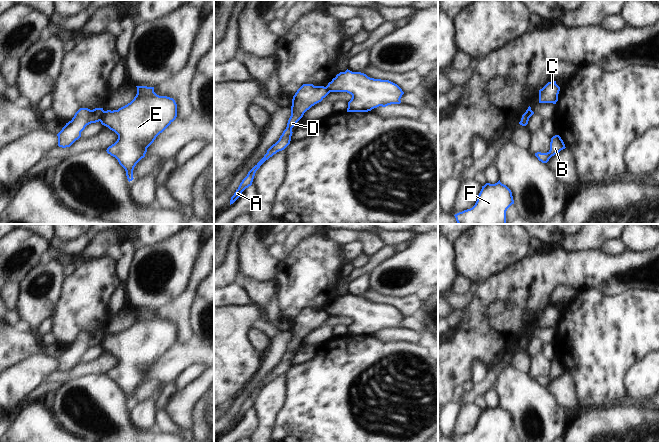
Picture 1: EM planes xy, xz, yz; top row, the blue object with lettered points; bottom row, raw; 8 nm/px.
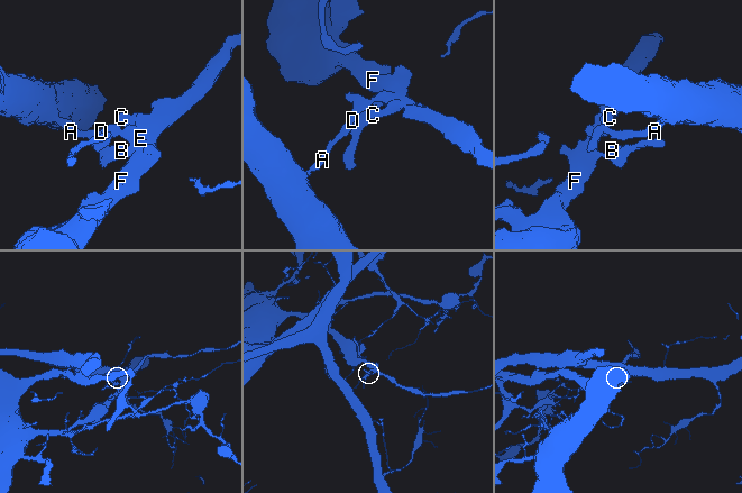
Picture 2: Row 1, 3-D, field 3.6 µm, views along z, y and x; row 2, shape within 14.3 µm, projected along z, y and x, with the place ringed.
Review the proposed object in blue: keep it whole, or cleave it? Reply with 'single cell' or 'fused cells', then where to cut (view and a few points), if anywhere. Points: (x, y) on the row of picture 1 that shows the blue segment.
fused cells | xy (104, 111), (99, 120)

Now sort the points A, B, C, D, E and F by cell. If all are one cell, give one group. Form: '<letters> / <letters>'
A D / B C E F

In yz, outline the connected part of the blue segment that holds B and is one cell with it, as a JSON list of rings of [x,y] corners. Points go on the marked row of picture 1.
[[[555,135],[551,138],[550,150],[547,153],[537,152],[535,156],[542,163],[547,163],[549,159],[561,150],[565,149],[565,144],[559,135]]]

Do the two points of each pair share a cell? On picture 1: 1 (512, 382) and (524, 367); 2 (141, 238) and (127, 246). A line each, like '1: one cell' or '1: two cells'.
1: two cells
2: two cells

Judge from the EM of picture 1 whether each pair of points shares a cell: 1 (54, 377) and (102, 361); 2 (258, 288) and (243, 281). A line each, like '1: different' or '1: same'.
1: same
2: same

